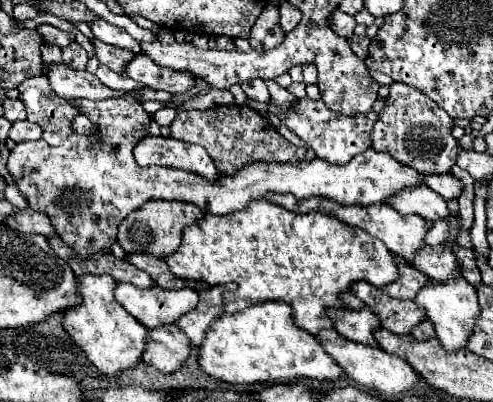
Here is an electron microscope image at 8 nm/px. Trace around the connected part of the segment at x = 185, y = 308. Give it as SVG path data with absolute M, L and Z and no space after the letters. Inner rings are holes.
M118 282L114 290L116 300L146 328L160 324L174 324L176 316L190 312L196 306L196 290L166 290L160 286L138 288L134 284Z

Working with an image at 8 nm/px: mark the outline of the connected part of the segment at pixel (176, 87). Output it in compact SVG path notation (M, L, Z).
M134 56L126 64L126 76L136 80L138 84L144 84L152 90L164 90L170 94L184 94L194 86L192 76L188 72L172 72L168 68L160 68L158 64L152 64L148 56Z

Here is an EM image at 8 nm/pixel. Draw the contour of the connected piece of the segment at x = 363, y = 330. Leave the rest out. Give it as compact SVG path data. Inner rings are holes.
M366 306L360 310L348 310L348 308L332 310L330 318L332 318L332 324L336 326L336 332L342 334L344 338L348 338L352 342L376 346L372 330L378 328L380 322Z

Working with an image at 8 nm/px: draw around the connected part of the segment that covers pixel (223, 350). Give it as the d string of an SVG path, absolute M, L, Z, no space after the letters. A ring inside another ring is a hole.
M284 302L252 304L252 308L212 320L198 346L198 364L208 376L228 384L290 382L296 378L338 380L344 376L324 348L320 348L320 342L292 324L292 308Z

